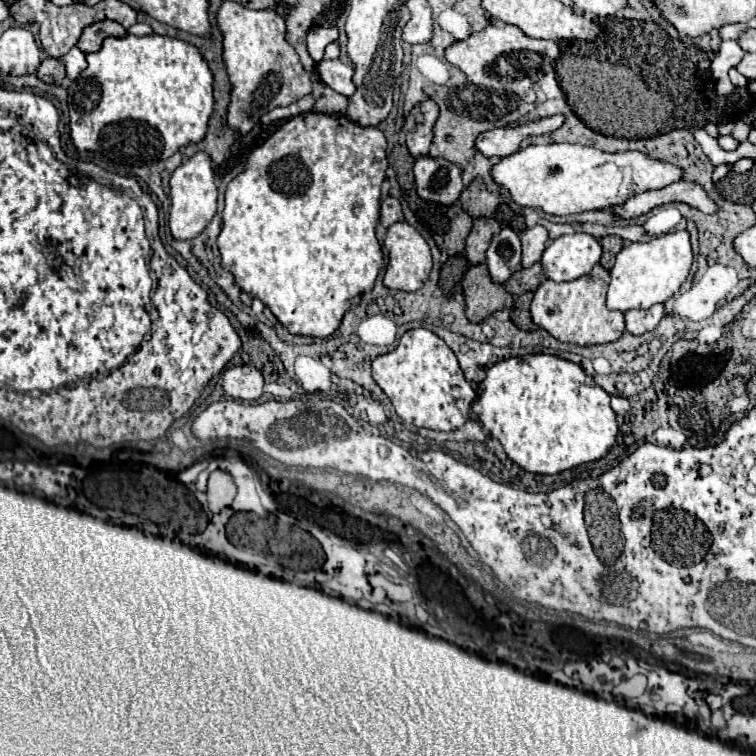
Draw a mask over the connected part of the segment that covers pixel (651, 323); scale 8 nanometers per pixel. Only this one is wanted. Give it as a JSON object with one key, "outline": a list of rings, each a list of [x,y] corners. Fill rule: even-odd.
{"outline":[[[655,304],[649,310],[629,310],[629,312],[625,312],[627,332],[631,332],[633,336],[641,336],[649,330],[655,330],[663,316],[665,316],[663,304]]]}

